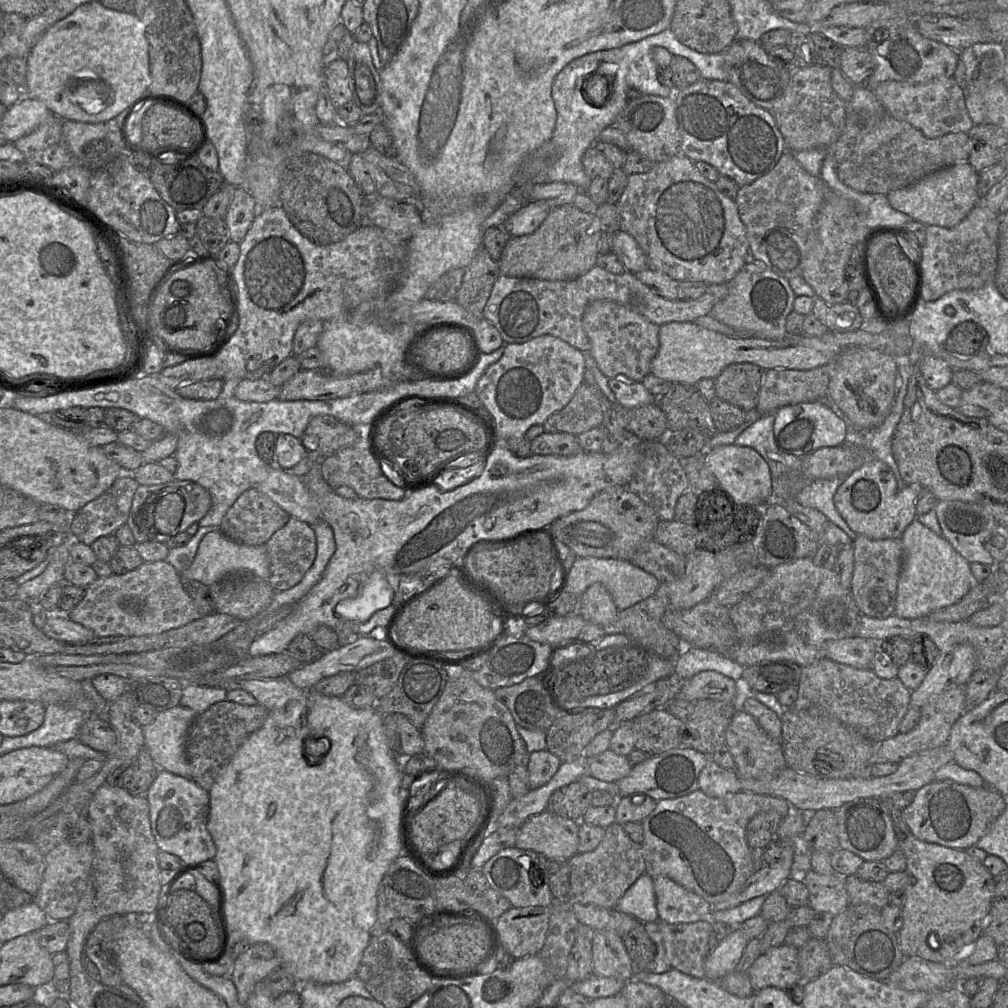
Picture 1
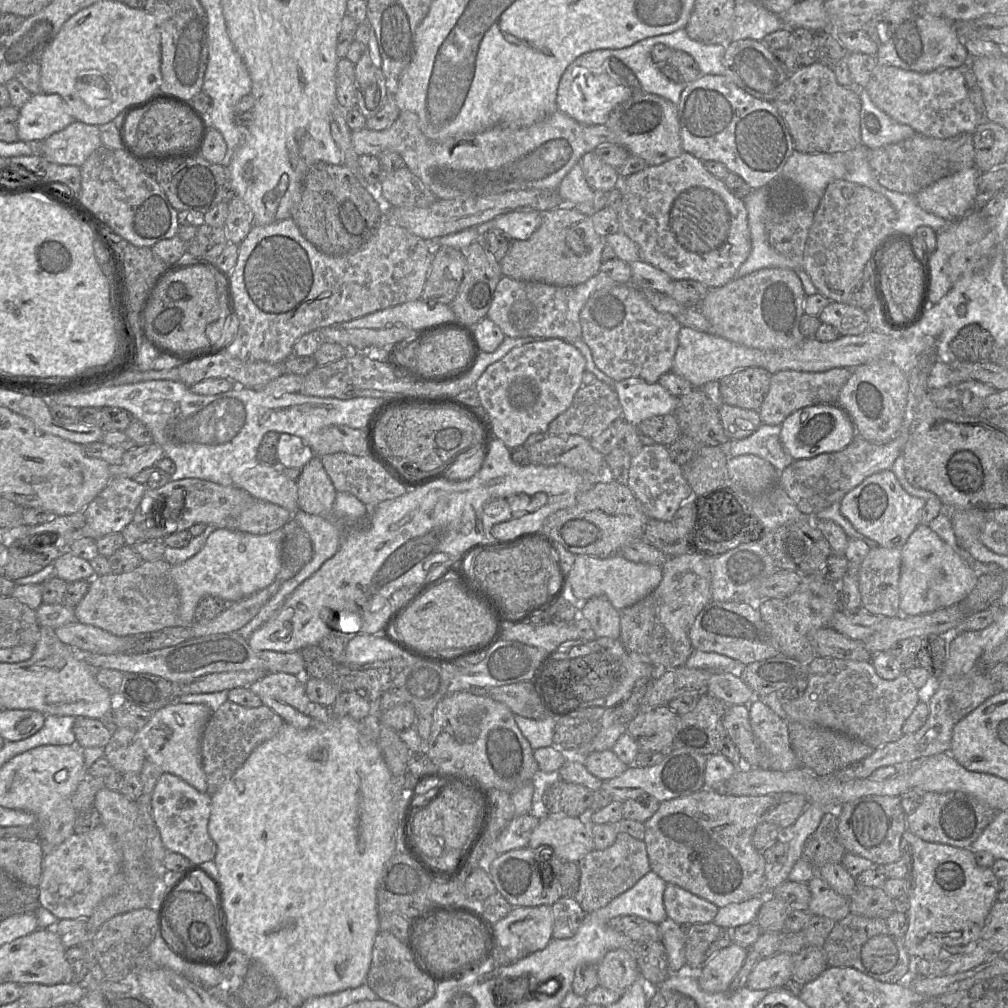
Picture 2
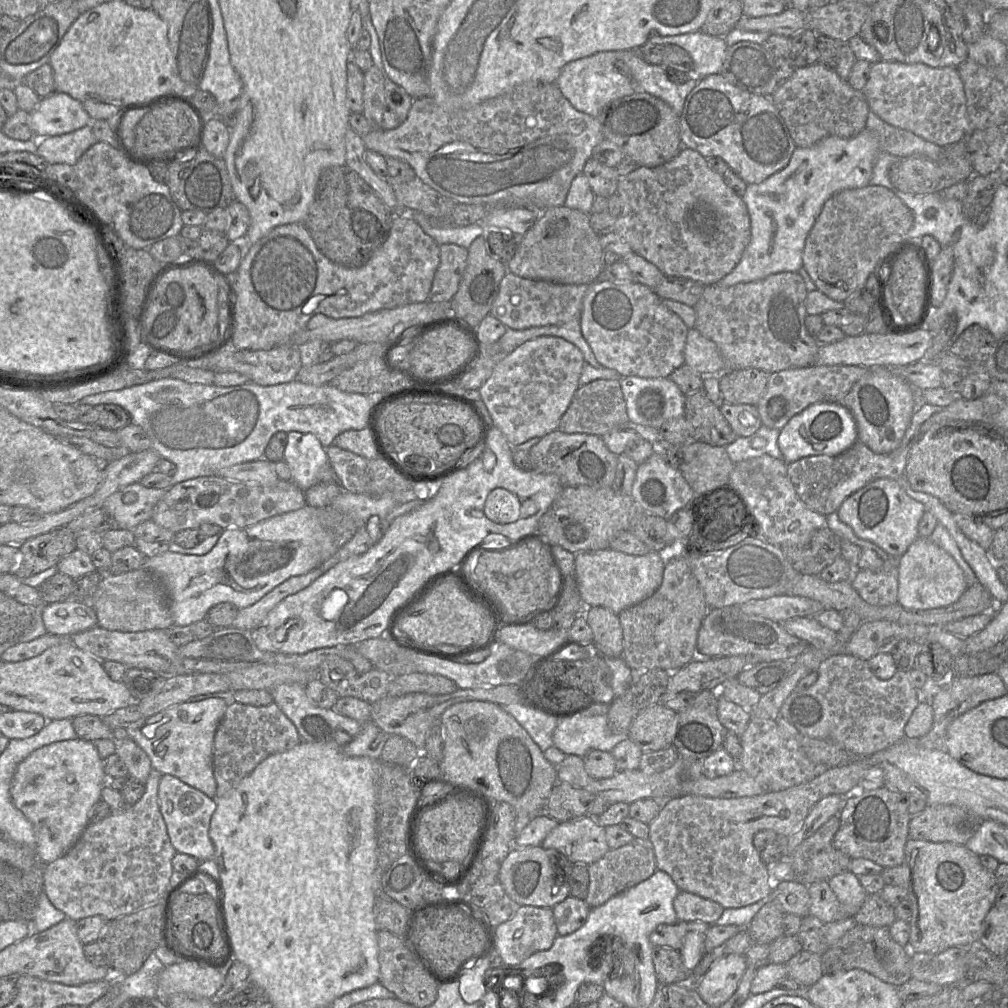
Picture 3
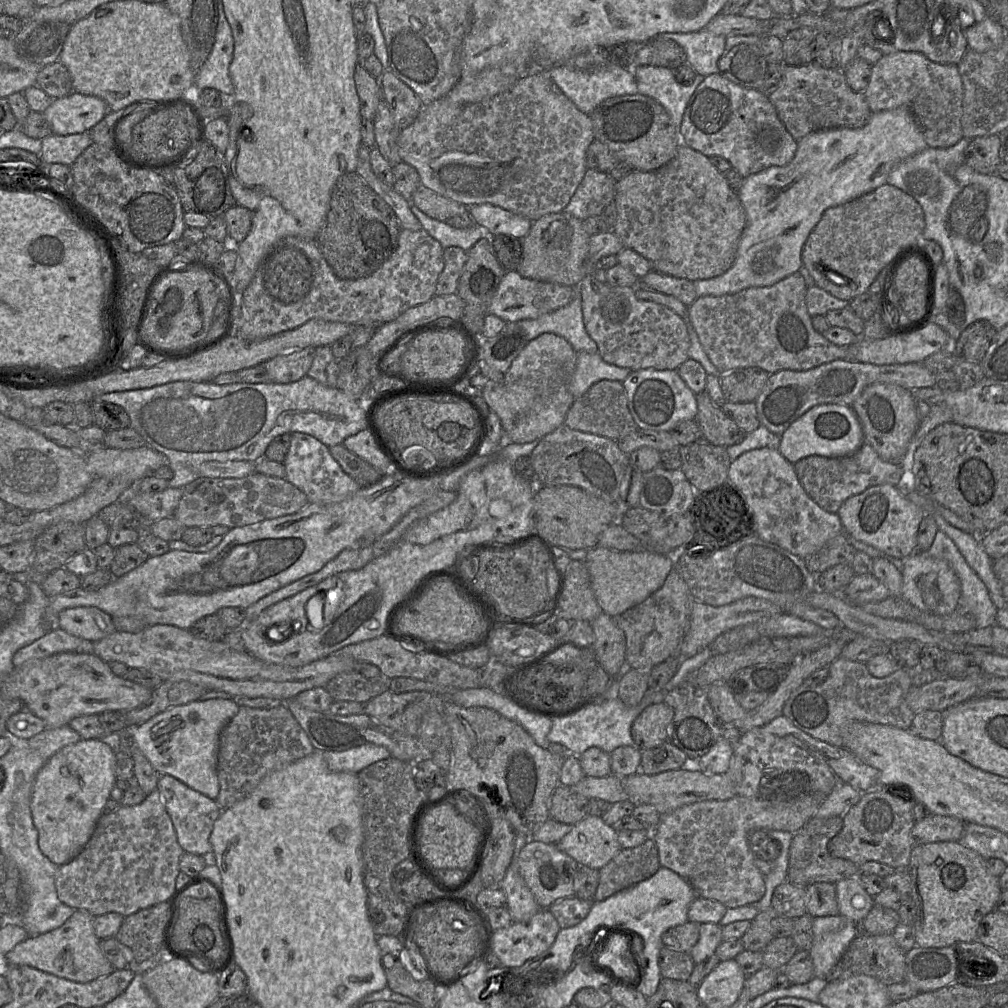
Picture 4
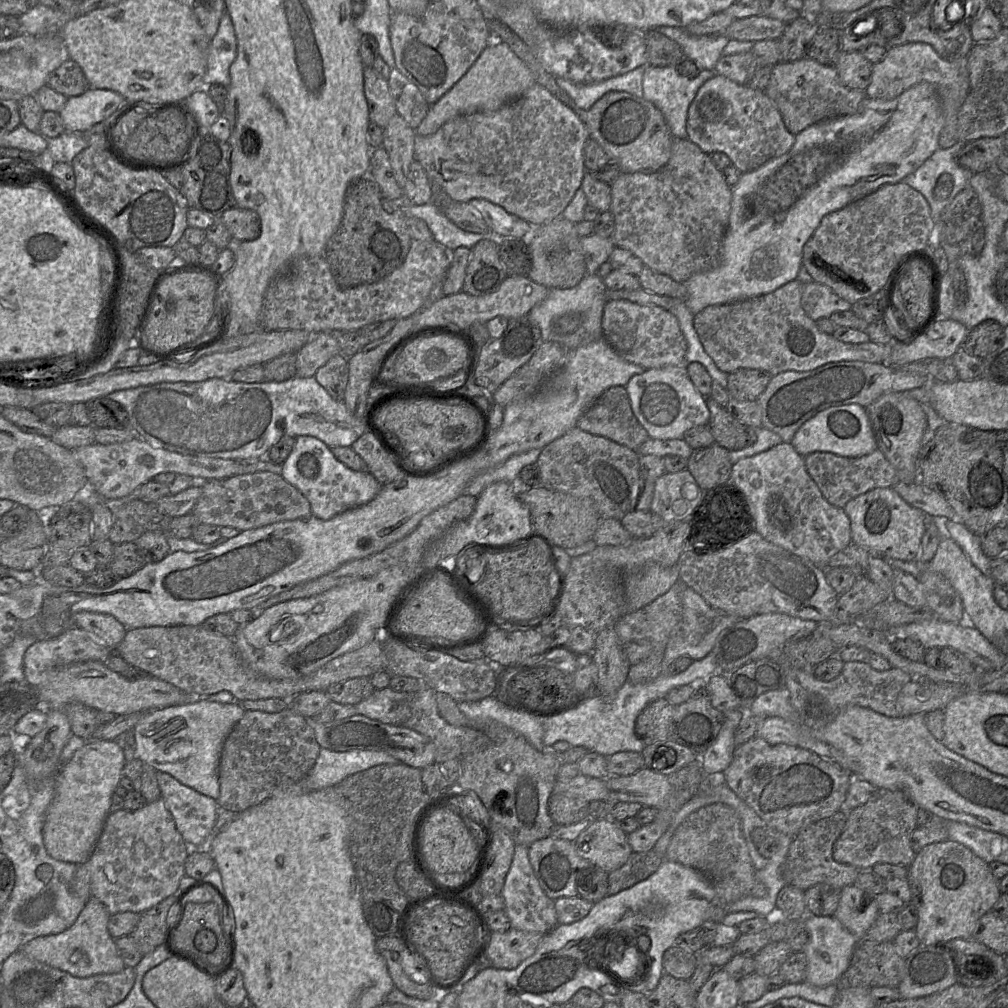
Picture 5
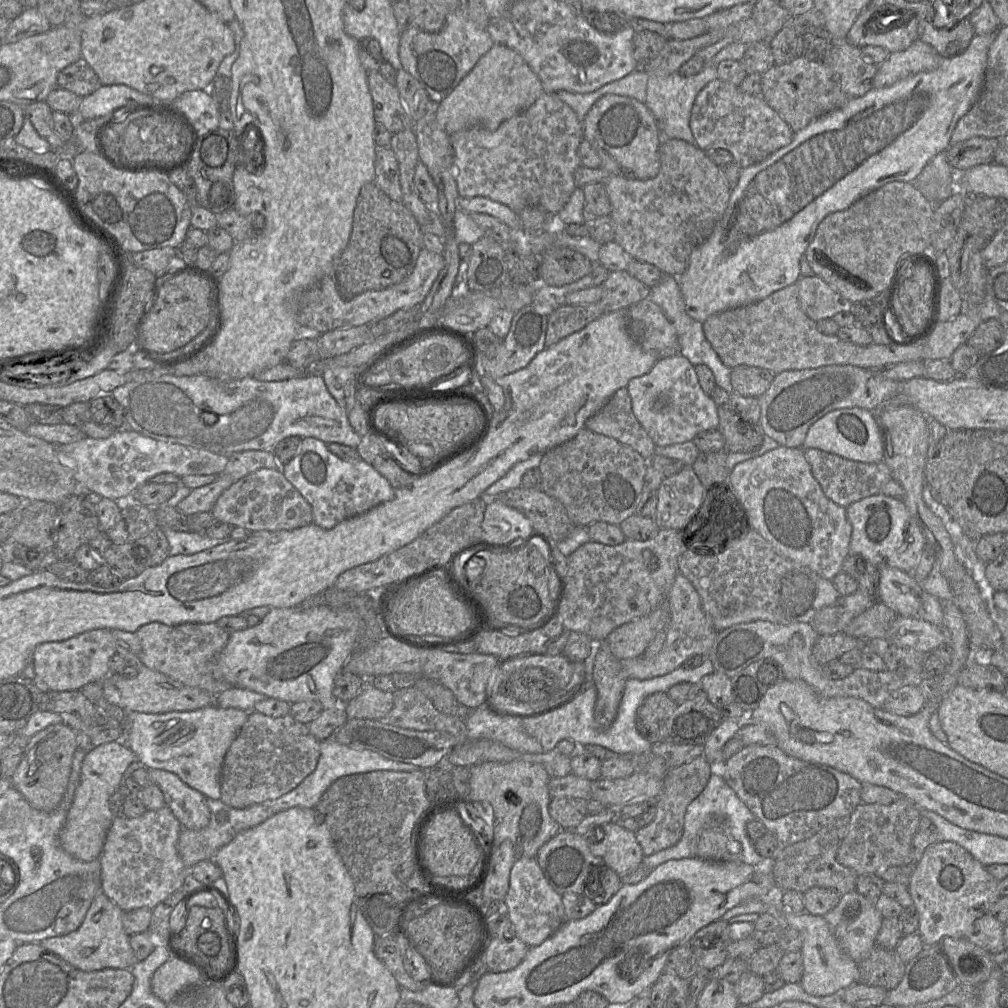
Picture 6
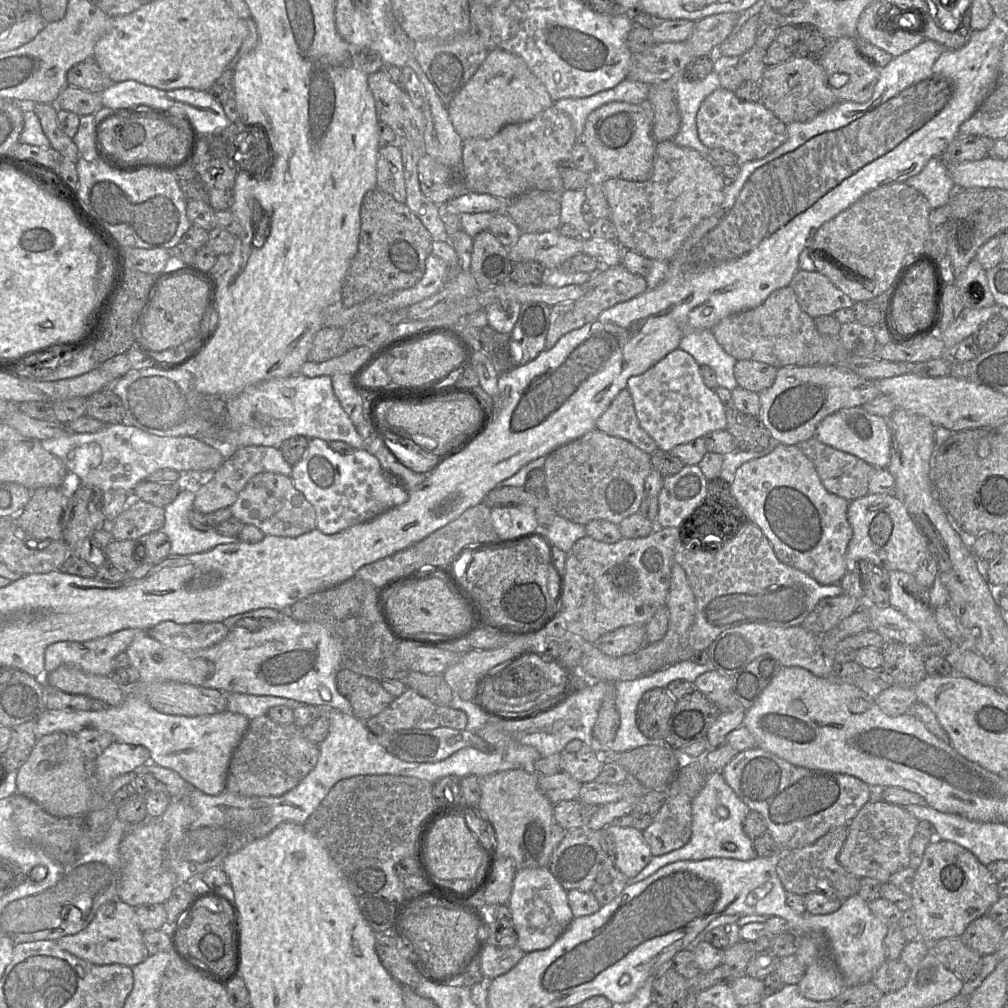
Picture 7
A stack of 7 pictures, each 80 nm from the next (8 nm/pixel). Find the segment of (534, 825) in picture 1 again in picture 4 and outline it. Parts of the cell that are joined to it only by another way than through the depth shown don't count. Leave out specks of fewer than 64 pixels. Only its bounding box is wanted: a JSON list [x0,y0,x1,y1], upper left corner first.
[556,815,621,869]

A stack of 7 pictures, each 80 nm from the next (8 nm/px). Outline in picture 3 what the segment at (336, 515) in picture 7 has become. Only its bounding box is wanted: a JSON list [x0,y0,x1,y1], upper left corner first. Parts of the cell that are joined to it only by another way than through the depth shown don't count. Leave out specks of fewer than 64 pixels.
[283,432,336,490]

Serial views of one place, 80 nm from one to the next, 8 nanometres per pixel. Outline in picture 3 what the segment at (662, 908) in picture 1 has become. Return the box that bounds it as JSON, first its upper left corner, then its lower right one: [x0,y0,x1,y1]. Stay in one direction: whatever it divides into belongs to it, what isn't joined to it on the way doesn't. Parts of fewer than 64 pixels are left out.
[673,891,725,925]

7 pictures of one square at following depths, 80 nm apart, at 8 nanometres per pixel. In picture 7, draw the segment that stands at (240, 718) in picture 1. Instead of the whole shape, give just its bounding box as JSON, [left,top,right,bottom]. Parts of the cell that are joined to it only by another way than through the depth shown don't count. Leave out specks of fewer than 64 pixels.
[225,715,319,797]

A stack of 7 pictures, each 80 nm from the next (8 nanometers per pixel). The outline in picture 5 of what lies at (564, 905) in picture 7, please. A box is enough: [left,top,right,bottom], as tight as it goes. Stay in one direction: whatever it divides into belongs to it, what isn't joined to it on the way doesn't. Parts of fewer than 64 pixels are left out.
[501,845,558,934]

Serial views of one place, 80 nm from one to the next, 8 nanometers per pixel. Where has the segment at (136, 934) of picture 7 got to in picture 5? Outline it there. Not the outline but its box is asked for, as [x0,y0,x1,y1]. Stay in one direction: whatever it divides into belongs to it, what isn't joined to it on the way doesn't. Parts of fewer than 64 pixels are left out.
[20,897,125,978]

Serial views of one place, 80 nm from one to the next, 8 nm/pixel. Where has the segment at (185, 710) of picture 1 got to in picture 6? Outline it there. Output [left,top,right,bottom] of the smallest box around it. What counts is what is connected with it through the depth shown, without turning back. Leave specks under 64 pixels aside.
[123,704,249,798]

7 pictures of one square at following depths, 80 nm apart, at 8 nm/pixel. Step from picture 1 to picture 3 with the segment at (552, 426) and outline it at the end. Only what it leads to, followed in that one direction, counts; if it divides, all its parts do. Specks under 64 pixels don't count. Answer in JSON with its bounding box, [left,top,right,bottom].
[557,379,629,436]

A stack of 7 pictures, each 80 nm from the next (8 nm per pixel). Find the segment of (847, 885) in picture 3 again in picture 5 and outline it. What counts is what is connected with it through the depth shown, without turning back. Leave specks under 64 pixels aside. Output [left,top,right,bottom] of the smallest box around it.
[833,884,879,942]

